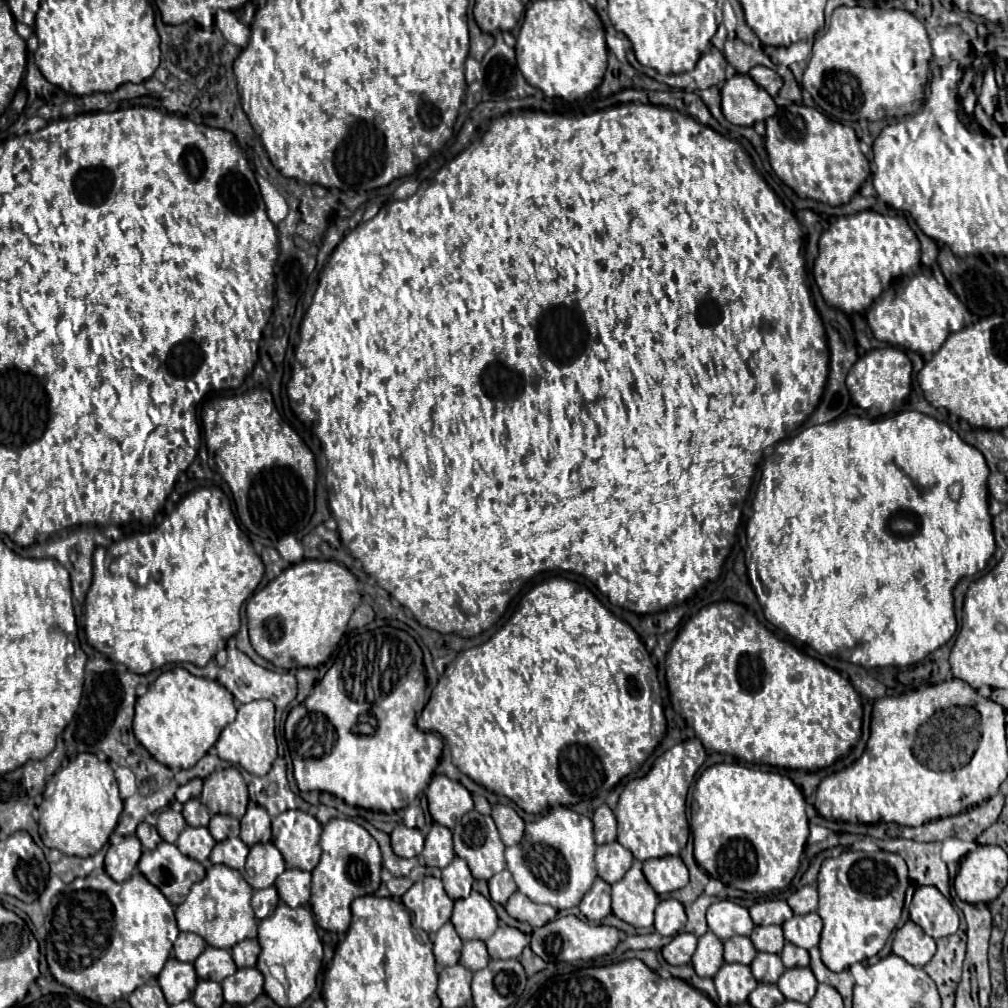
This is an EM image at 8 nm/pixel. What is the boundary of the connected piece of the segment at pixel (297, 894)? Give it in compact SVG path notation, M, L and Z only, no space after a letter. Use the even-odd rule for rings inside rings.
M288 868L276 878L276 890L280 898L290 906L306 906L310 900L310 872Z

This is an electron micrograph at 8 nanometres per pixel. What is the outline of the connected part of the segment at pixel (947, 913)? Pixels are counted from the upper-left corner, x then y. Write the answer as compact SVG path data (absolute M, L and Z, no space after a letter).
M932 886L916 888L910 904L910 920L936 940L954 934L960 924L950 900L944 898L940 890Z

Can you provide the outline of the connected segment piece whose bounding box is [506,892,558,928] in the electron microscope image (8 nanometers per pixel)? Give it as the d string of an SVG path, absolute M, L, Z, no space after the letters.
M514 892L506 904L506 912L522 922L528 922L532 928L540 928L544 926L548 920L554 920L558 910L548 906L548 904L536 904L532 900L528 900L528 896L524 896L522 892Z

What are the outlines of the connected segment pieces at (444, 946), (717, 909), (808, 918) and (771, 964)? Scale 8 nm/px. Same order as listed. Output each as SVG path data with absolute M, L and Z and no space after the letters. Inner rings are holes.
M446 922L434 936L434 956L438 968L454 966L460 960L460 950L462 950L462 940L452 928L452 922Z
M720 900L714 902L708 908L706 914L708 920L708 928L720 938L720 940L728 940L732 936L750 936L754 922L748 914L746 908L742 908L740 904L734 904L730 900Z
M810 912L804 916L794 916L792 920L784 922L782 928L784 928L784 936L788 942L808 950L820 942L822 918L816 912Z
M758 952L756 958L752 960L750 968L752 968L752 974L758 982L770 982L770 984L776 984L778 978L786 970L778 954L772 956L772 954L766 954L766 952Z

